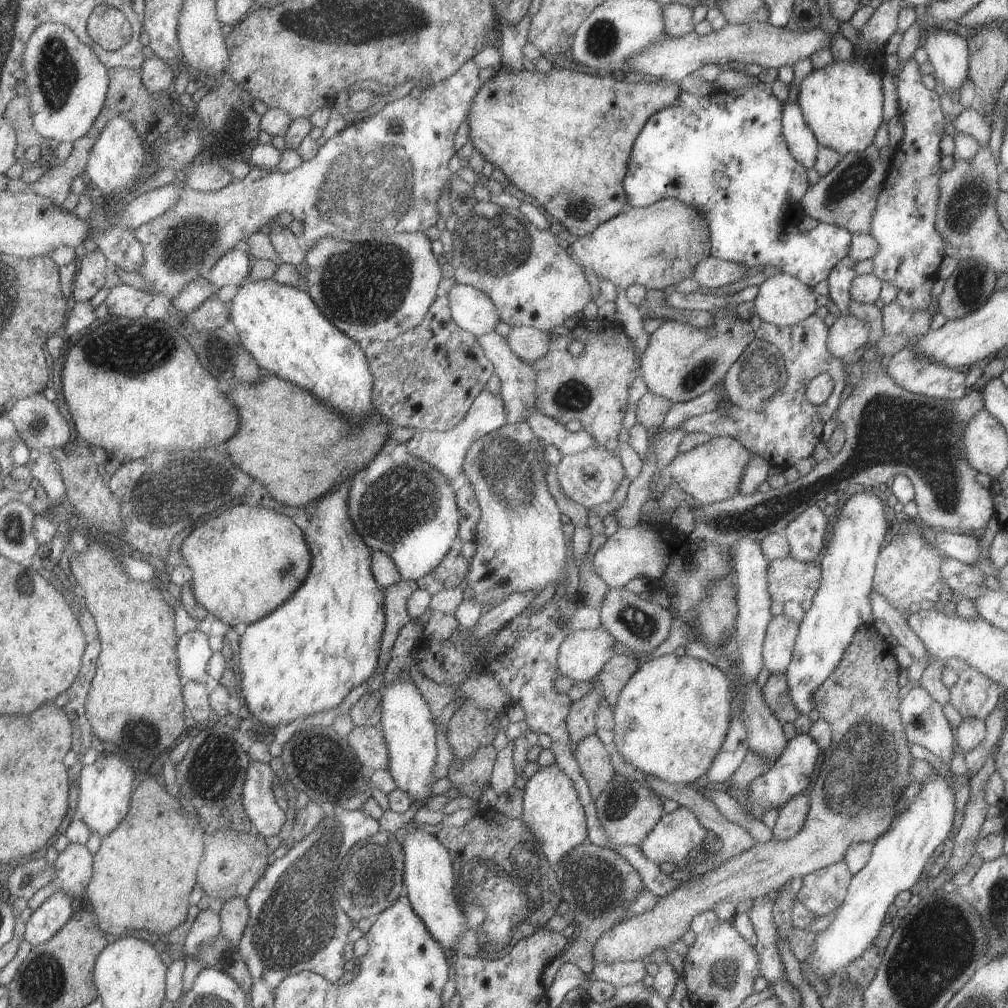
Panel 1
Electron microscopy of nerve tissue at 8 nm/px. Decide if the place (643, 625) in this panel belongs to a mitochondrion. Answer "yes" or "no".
yes

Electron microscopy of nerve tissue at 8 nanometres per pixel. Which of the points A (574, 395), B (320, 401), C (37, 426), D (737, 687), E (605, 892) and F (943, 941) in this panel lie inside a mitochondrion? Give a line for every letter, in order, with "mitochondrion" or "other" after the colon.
A: mitochondrion
B: other
C: other
D: other
E: mitochondrion
F: mitochondrion

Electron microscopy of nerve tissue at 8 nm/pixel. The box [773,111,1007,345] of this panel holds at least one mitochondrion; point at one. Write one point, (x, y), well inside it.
(970, 198)

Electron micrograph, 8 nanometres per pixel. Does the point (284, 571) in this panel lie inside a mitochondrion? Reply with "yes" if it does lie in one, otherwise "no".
yes

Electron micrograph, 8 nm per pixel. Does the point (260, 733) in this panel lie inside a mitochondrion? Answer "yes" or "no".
no

